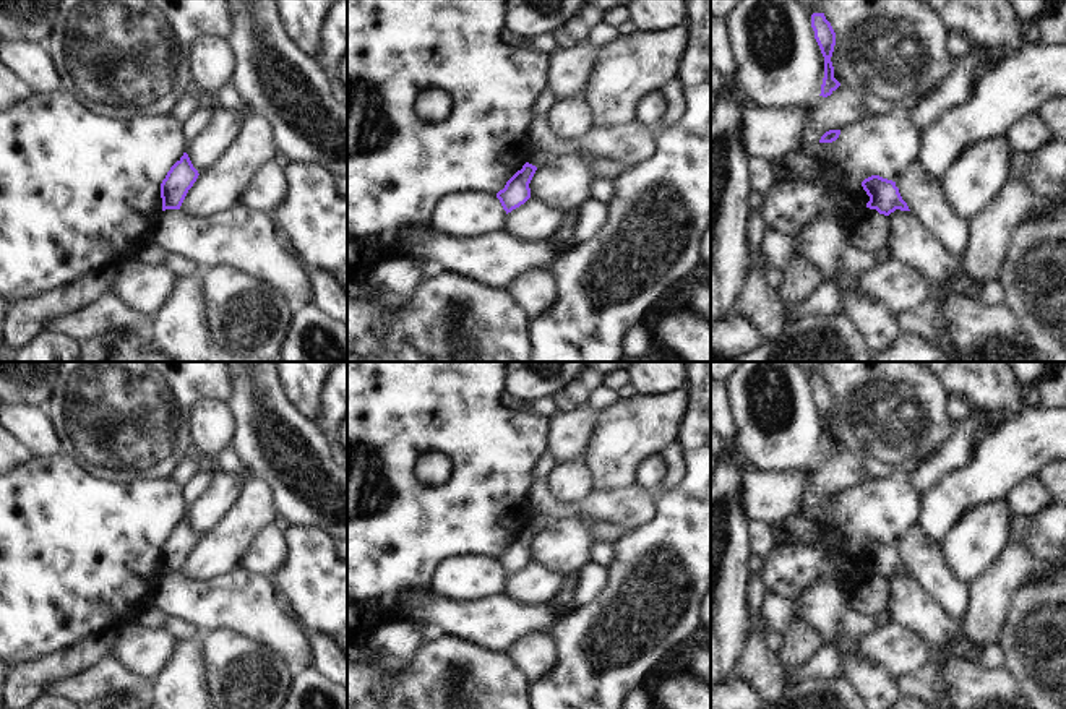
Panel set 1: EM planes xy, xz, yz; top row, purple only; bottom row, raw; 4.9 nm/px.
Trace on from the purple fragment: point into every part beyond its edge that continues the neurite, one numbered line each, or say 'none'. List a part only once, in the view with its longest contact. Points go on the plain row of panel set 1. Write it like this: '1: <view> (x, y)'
none

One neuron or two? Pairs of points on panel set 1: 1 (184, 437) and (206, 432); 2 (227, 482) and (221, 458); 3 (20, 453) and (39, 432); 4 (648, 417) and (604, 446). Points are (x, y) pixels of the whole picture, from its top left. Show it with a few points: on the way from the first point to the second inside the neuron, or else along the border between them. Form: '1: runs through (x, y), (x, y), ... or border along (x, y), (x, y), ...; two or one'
1: border along (193, 406), (189, 416), (192, 451); two
2: border along (221, 469), (231, 474), (242, 474), (245, 471); two
3: border along (17, 440), (33, 458); two
4: runs through (636, 427), (615, 445); one

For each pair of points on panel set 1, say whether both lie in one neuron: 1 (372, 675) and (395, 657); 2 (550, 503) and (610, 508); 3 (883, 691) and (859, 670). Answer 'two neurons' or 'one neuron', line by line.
1: one neuron
2: one neuron
3: one neuron

